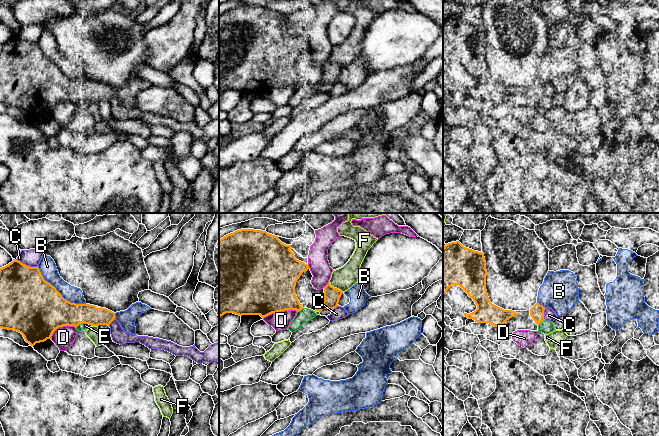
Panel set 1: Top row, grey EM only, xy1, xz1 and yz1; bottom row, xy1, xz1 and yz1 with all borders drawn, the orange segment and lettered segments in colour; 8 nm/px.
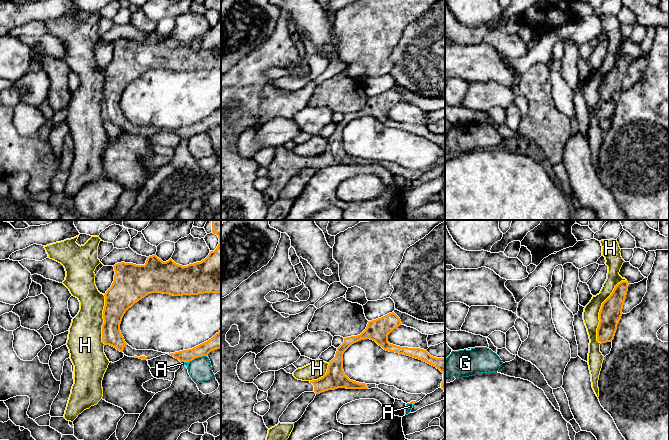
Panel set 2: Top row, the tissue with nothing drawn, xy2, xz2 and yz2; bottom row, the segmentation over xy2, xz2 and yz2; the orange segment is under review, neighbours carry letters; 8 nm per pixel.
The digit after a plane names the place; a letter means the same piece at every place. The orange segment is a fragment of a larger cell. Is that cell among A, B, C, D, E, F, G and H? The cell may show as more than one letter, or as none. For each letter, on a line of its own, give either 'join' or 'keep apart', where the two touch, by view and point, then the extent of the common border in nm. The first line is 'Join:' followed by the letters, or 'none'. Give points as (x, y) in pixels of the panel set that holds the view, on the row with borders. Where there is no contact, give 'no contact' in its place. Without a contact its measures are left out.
Join: none
A: keep apart; contact xy2 (185, 361); length 60 nm
B: keep apart; contact xy1 (58, 292); length 500 nm
C: keep apart; contact xy1 (26, 265); length 190 nm
D: keep apart; contact xz1 (280, 311); length 280 nm
E: keep apart; contact xy1 (81, 323); length 90 nm
F: keep apart; contact xz1 (335, 288); length 140 nm
G: keep apart; contact xy2 (197, 357); length 160 nm
H: keep apart; contact yz2 (600, 309); length 550 nm

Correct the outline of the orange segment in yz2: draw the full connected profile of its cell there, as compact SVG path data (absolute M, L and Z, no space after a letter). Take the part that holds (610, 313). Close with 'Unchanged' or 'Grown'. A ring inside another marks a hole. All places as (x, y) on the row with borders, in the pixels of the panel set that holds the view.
M628 282L618 283L611 295L602 303L599 312L599 325L597 328L597 341L600 343L612 342L617 325L622 316L622 309L628 291Z. Unchanged

